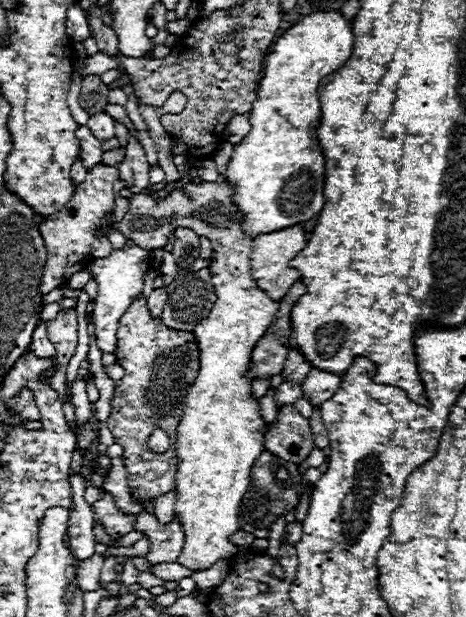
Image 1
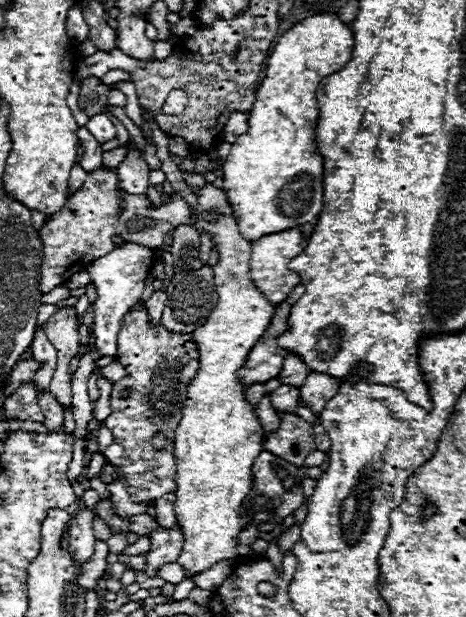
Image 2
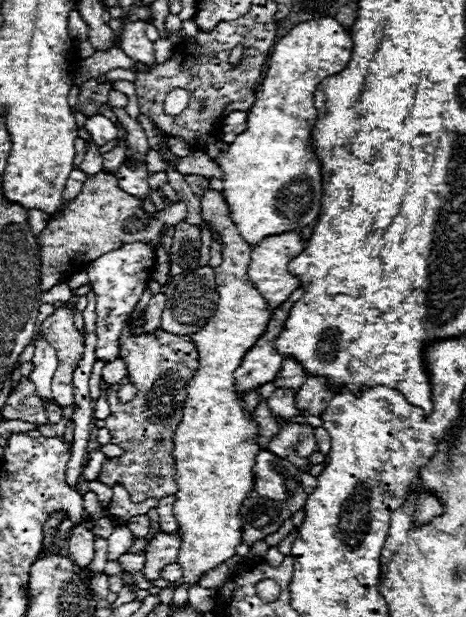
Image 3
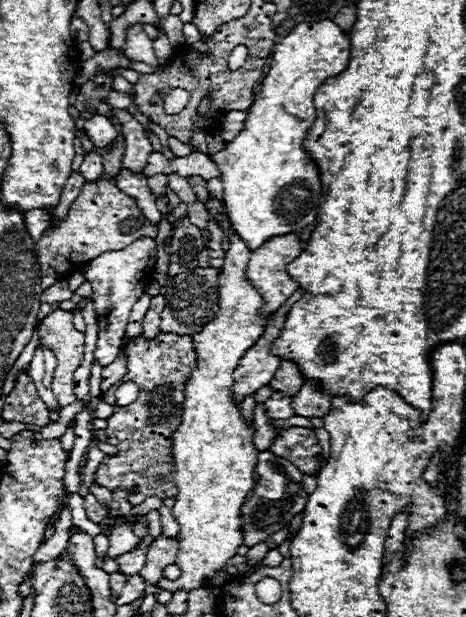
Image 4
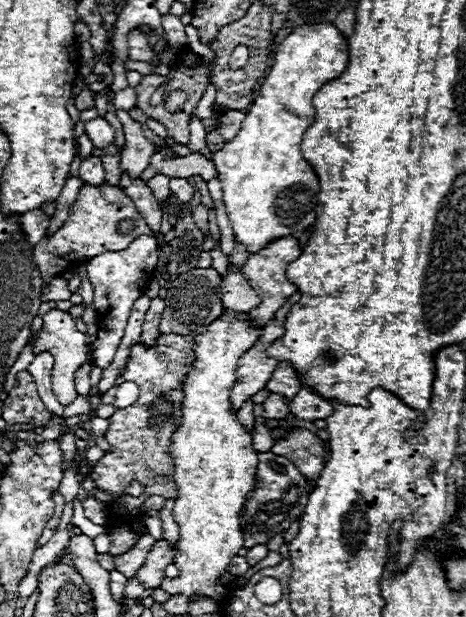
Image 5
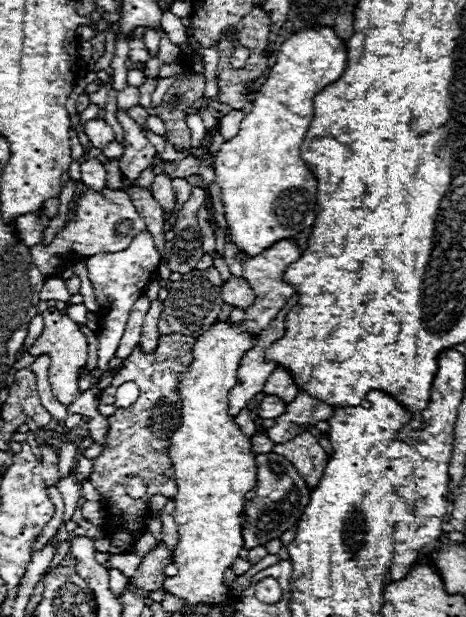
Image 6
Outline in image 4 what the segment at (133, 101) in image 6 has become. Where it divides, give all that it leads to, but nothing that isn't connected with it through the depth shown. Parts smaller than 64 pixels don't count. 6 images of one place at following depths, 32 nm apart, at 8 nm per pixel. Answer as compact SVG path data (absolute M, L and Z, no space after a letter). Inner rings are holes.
M112 90L112 92L110 92L110 96L108 96L108 104L110 104L112 108L122 108L122 110L126 110L126 108L128 108L128 104L131 103L132 96L128 93Z

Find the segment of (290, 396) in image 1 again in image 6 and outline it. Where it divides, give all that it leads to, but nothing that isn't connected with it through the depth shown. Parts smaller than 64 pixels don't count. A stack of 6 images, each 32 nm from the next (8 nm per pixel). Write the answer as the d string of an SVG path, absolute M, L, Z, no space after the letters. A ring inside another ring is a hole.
M266 396L260 402L260 418L278 418L286 412L286 404L278 396Z

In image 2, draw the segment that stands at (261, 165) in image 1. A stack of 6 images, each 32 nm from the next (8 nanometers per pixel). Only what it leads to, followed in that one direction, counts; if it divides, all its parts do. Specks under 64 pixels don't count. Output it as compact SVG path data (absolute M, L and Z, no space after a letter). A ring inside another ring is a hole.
M314 14L298 22L292 30L278 38L266 60L266 76L258 88L256 104L250 110L250 130L232 144L230 156L224 162L224 188L228 190L230 204L234 206L240 232L248 240L282 232L294 226L302 226L314 220L322 210L322 184L324 184L324 162L316 146L314 130L318 124L316 88L322 78L342 70L350 60L354 36L348 24L338 14Z

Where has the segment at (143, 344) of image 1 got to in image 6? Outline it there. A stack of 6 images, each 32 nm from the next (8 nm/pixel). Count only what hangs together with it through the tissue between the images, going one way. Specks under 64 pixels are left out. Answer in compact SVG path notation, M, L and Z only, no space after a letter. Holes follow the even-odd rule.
M168 334L158 338L156 352L140 352L140 346L134 348L134 352L126 358L124 368L116 374L114 382L110 388L106 388L100 396L102 400L110 400L116 394L116 388L128 380L136 382L140 388L138 400L128 406L128 408L118 408L110 418L110 430L106 434L108 446L100 454L100 458L94 462L94 472L90 476L90 482L94 488L106 496L106 520L102 524L106 534L112 534L116 528L126 528L130 534L140 538L146 532L146 526L136 526L138 520L142 520L146 512L146 502L154 494L162 496L174 496L176 494L176 482L174 482L174 466L168 456L168 446L170 446L170 436L176 432L180 426L180 394L178 394L178 382L180 376L188 370L192 364L192 346L194 346L192 336L184 334ZM130 478L144 478L142 482L146 484L146 496L134 500L118 486L126 486ZM120 520L120 522L118 522Z

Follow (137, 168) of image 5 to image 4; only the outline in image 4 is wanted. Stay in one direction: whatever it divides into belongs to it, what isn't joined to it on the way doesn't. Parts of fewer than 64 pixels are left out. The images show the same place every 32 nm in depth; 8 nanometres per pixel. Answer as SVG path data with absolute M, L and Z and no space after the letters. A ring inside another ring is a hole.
M113 109L113 113L122 124L122 132L126 140L126 152L124 152L122 166L138 172L146 166L146 158L152 152L152 145L140 122L136 122L126 110Z

